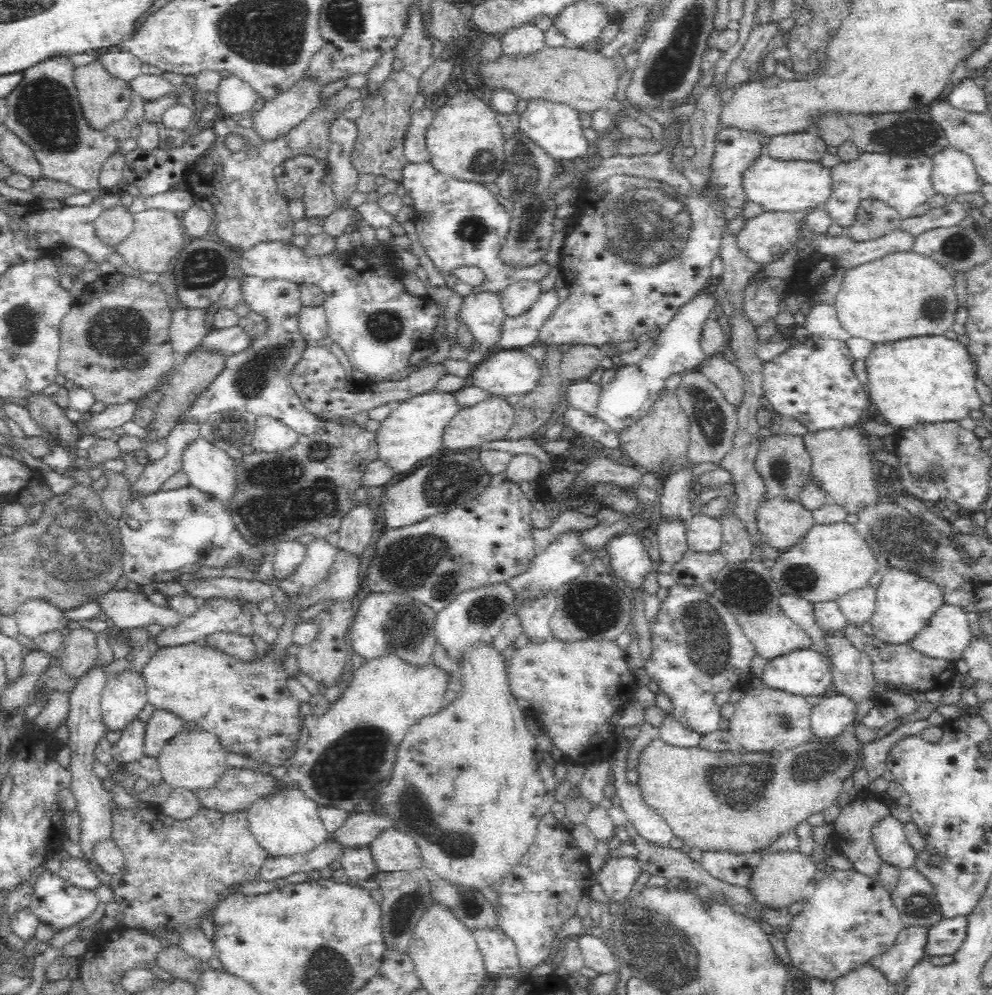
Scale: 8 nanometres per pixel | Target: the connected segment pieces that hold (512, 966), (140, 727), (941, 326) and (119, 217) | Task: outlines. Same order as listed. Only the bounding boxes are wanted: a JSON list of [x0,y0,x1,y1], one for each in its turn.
[[471,926,525,977],[111,702,155,767],[834,252,960,343],[93,208,134,250]]

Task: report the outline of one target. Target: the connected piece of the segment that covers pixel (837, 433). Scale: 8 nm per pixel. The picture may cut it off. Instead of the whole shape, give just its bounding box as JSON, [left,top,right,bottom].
[804,423,879,513]

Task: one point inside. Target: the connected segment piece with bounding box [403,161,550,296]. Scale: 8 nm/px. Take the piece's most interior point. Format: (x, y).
(460, 223)

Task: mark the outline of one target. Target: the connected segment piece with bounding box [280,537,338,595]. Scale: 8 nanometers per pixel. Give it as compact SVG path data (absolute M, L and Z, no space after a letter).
M314 537L312 542L304 545L304 558L296 572L280 582L282 588L288 595L300 594L310 590L314 584L320 584L326 578L337 551L324 537Z

